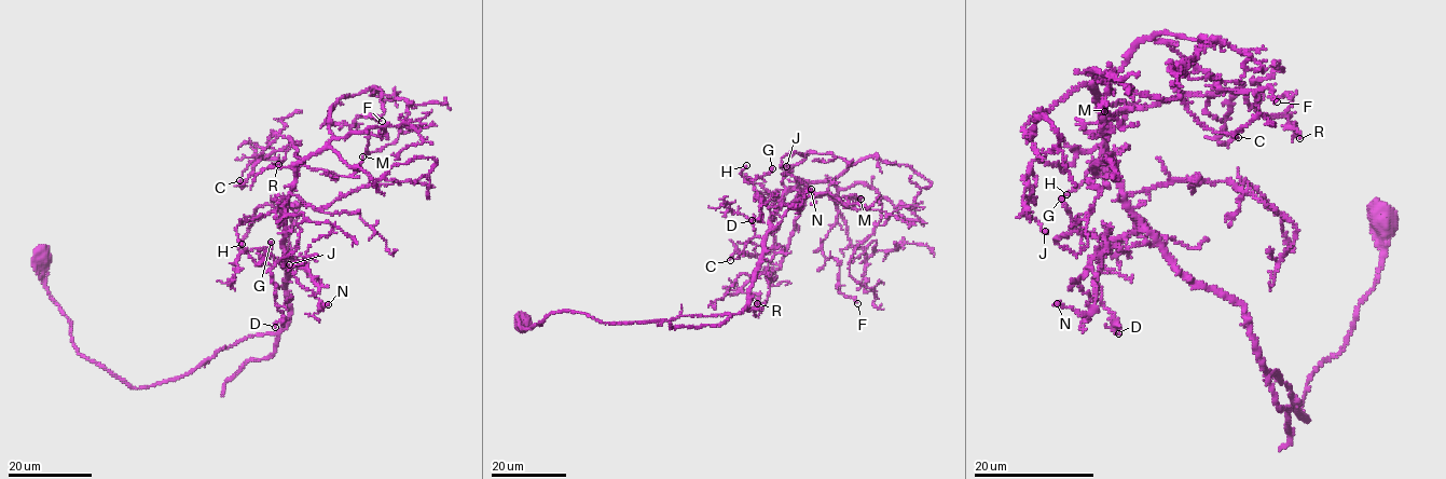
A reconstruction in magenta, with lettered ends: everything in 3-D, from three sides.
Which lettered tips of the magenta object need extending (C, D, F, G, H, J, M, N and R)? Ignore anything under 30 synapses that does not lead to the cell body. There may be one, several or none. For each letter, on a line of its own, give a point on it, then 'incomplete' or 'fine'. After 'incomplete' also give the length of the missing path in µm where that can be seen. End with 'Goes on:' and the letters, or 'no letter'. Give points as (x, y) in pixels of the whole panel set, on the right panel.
C: place (1238, 137); fine
D: place (1118, 333); fine
F: place (1277, 101); fine
G: place (1061, 199); fine
H: place (1066, 194); fine
J: place (1045, 231); fine
M: place (1104, 111); fine
N: place (1057, 303); fine
R: place (1299, 138); fine
Goes on: no letter

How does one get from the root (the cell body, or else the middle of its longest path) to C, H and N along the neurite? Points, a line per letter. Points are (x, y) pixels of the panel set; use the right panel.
C: (1386, 214), (1306, 421), (1244, 311), (1129, 206), (1103, 129), (1243, 84), (1215, 140), (1238, 137)
H: (1386, 214), (1375, 288), (1308, 379), (1306, 421), (1244, 311), (1183, 274), (1129, 206), (1116, 161), (1066, 194)
N: (1386, 214), (1375, 288), (1308, 379), (1306, 421), (1240, 305), (1144, 230), (1103, 258), (1088, 314), (1057, 303)

